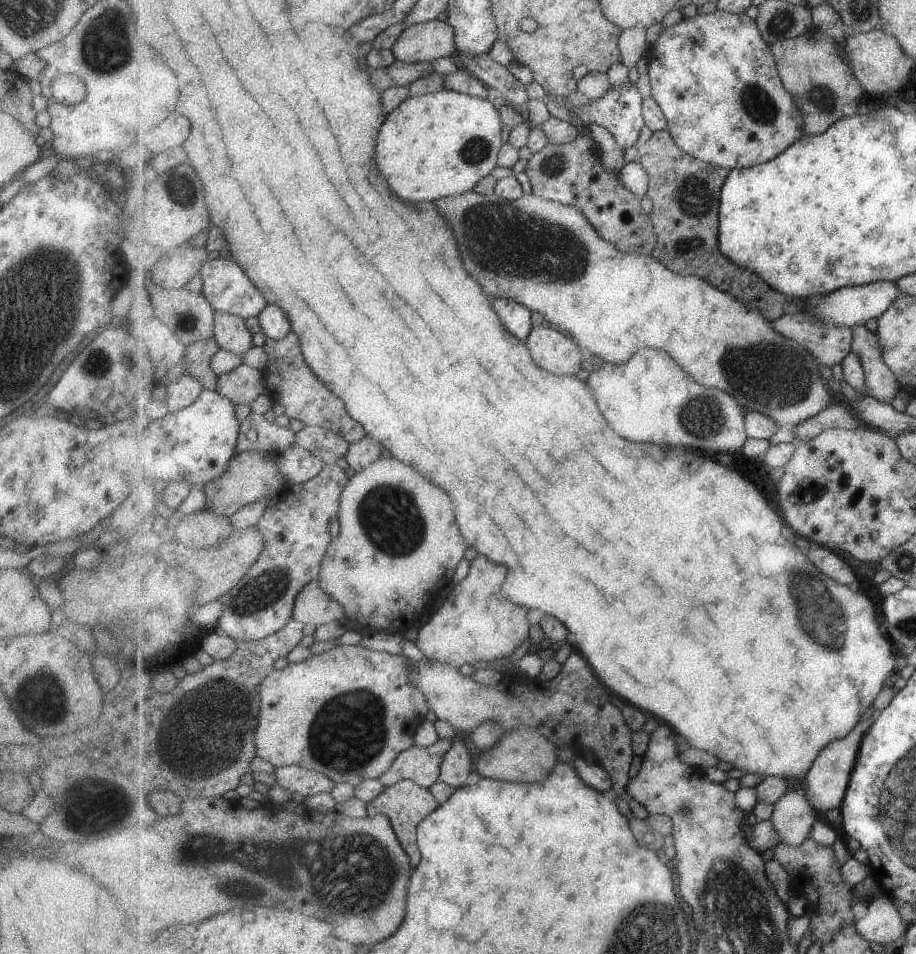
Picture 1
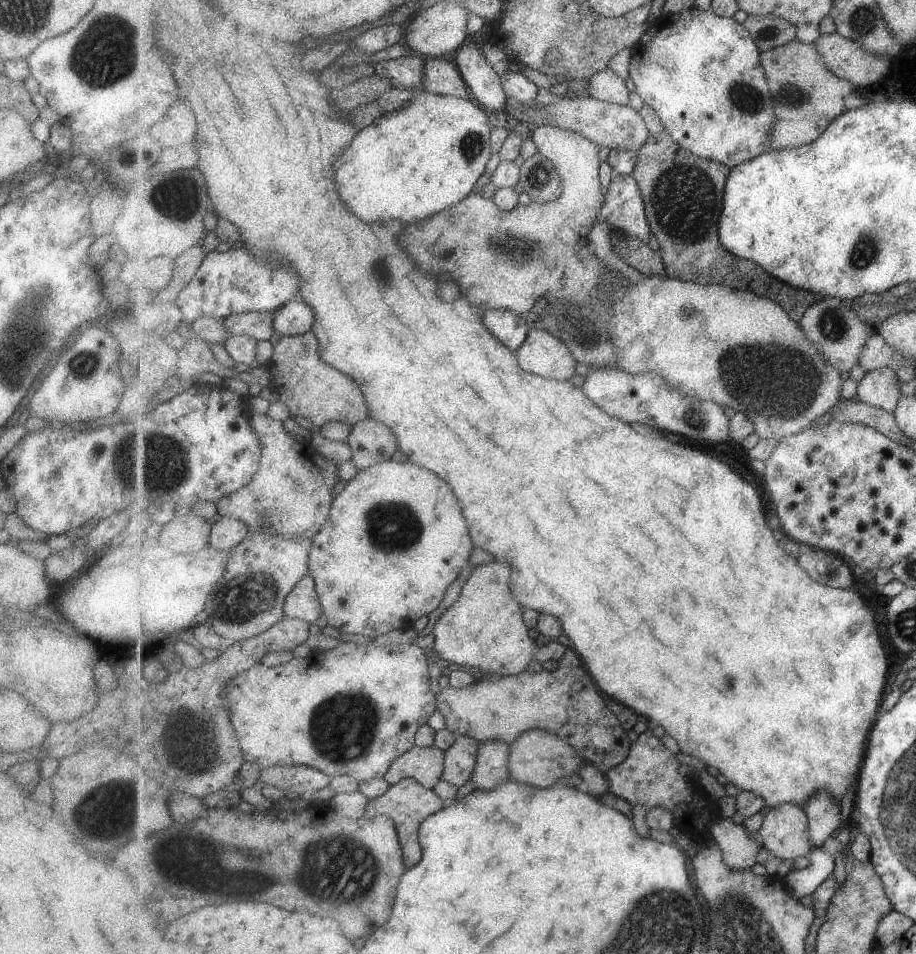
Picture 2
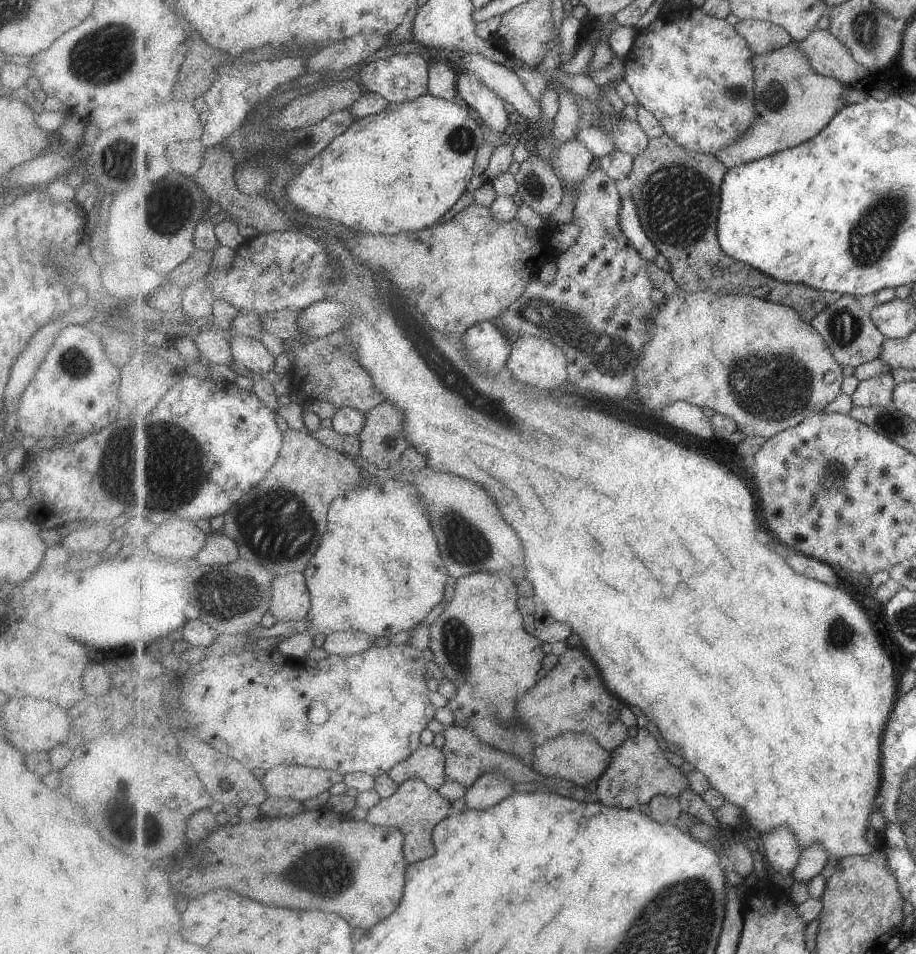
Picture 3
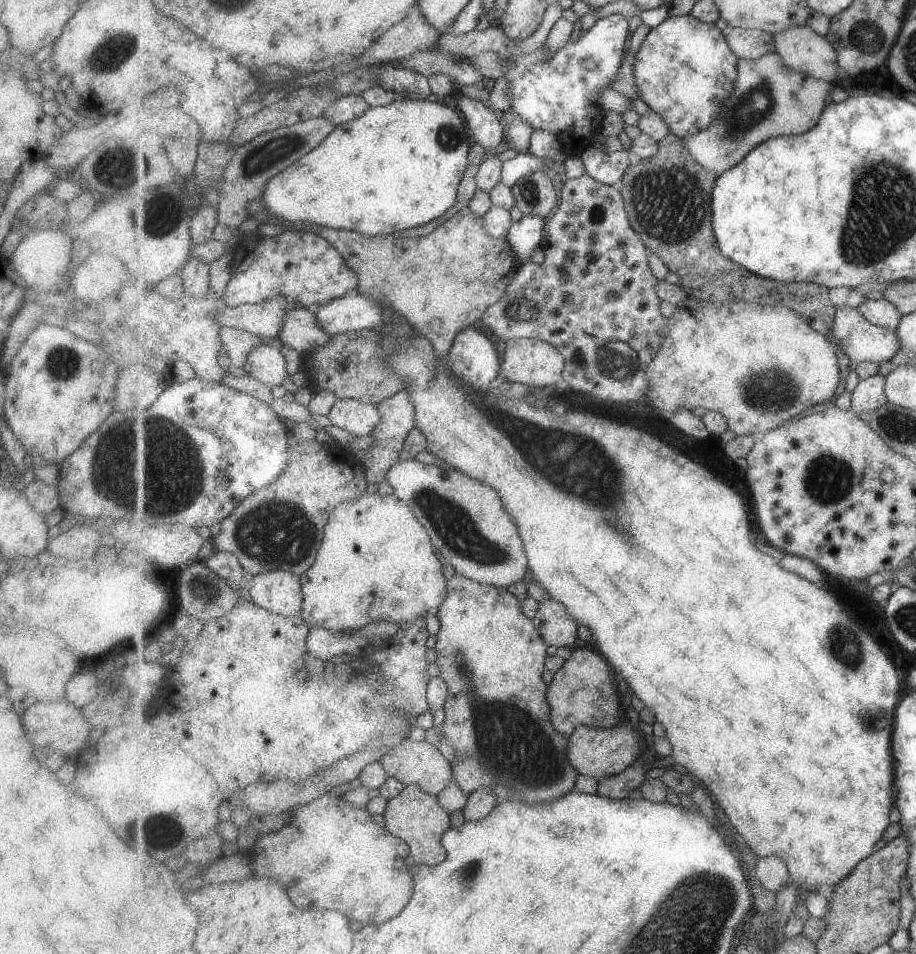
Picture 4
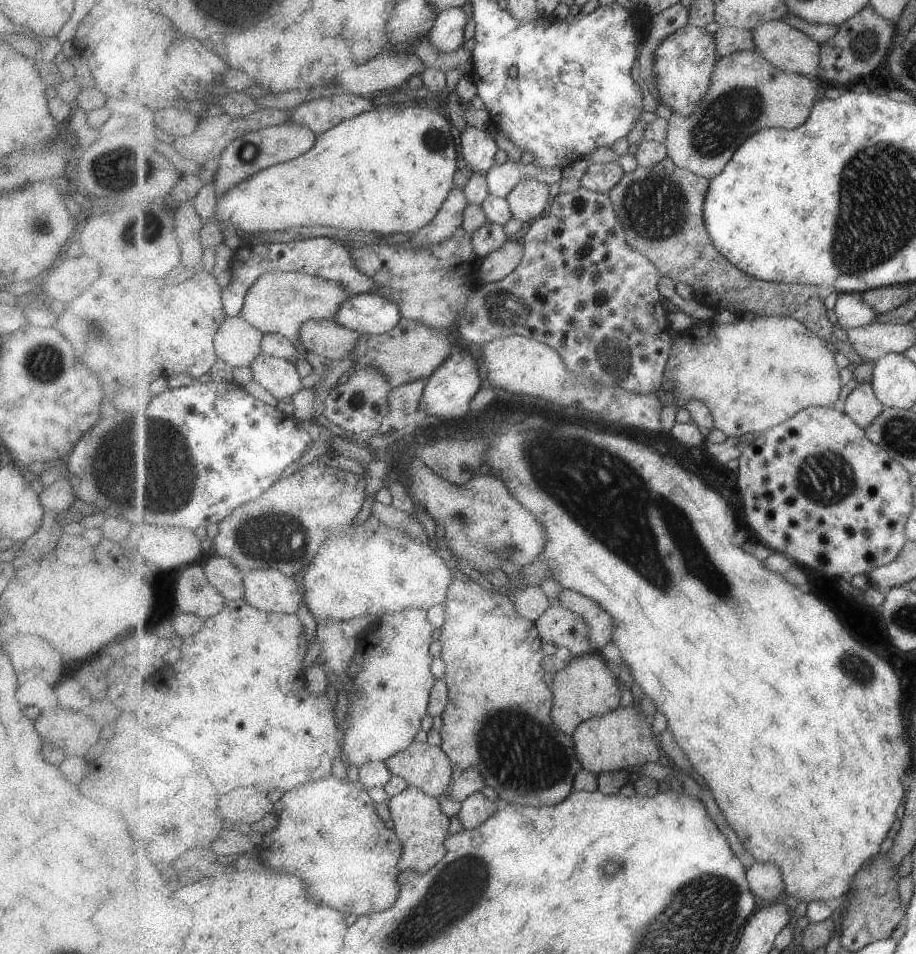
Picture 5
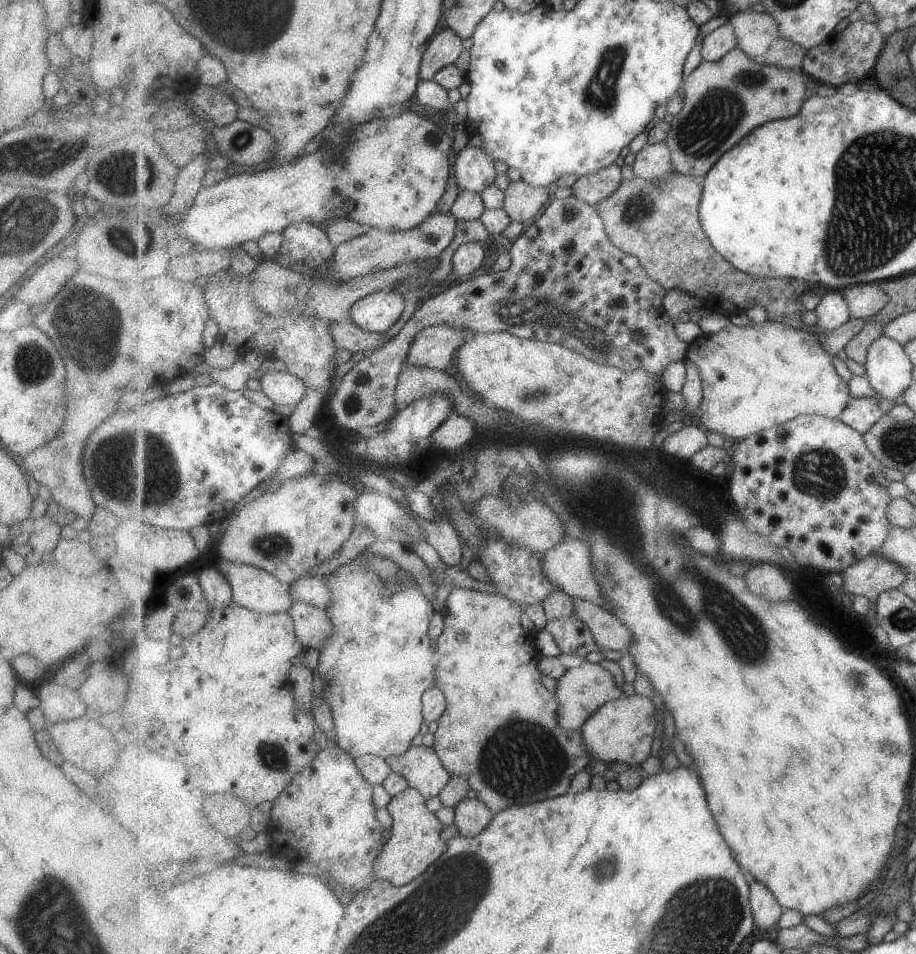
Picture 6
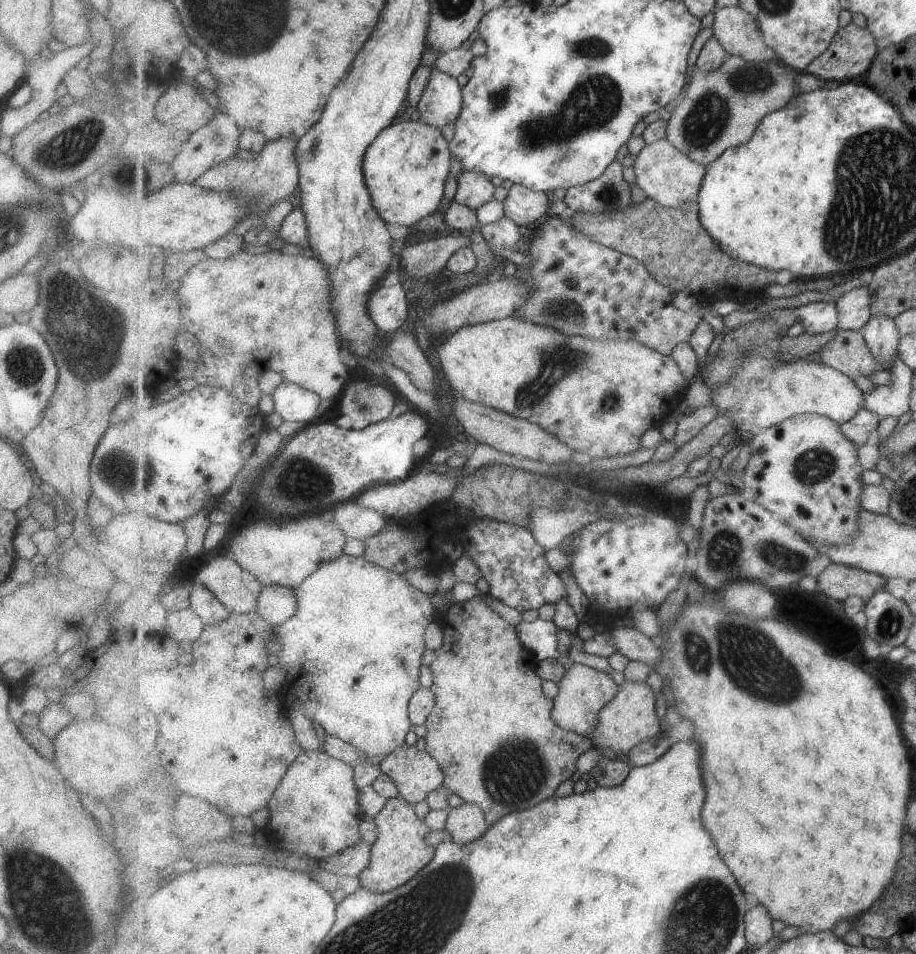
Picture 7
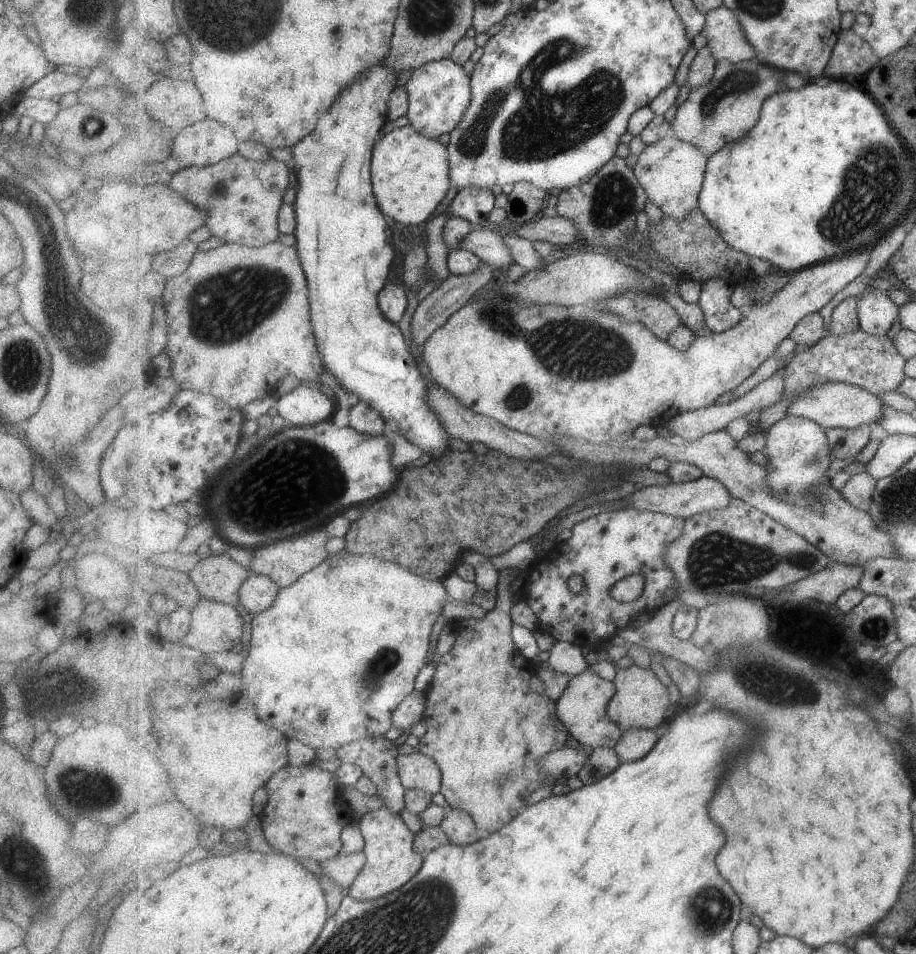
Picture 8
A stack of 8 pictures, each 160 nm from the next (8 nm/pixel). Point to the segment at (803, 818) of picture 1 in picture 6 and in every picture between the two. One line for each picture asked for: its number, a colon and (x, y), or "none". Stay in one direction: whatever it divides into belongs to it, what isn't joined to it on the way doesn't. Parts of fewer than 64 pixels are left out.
2: (785, 832)
3: (782, 847)
4: (772, 872)
5: (766, 879)
6: (767, 909)

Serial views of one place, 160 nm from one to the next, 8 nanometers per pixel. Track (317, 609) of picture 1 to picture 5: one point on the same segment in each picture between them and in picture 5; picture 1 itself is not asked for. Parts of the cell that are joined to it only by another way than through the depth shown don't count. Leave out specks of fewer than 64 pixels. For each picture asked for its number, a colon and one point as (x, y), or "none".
2: (303, 603)
3: (291, 599)
4: (279, 592)
5: (269, 590)

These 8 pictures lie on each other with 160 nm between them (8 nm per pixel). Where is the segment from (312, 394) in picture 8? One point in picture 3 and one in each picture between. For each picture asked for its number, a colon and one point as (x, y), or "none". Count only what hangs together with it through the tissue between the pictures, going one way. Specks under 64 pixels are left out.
3: (250, 353)
4: (266, 363)
5: (279, 377)
6: (282, 387)
7: (292, 402)

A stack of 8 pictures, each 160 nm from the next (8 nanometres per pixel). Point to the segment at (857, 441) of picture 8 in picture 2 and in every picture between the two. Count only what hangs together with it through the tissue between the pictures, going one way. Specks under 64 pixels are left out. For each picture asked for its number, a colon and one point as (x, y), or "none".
2: (881, 388)
3: (878, 391)
4: (870, 394)
5: (863, 404)
6: (861, 413)
7: (861, 429)

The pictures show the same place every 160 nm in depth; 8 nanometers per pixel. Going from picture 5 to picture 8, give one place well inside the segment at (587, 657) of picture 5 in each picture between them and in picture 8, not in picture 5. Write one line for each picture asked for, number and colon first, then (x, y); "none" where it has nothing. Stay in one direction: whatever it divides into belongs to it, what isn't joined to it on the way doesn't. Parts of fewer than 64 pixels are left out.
6: (582, 691)
7: (583, 691)
8: (583, 707)

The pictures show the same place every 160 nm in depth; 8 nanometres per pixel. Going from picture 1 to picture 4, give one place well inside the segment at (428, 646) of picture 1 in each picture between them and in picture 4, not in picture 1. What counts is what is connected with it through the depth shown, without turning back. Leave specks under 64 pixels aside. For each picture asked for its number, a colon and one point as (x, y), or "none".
2: (484, 628)
3: (479, 640)
4: (485, 645)

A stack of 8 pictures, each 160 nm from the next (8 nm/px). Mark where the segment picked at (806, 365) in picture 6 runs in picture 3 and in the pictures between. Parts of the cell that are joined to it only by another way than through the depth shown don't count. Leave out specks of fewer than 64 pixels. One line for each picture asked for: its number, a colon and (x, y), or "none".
3: (722, 355)
4: (760, 366)
5: (754, 374)

